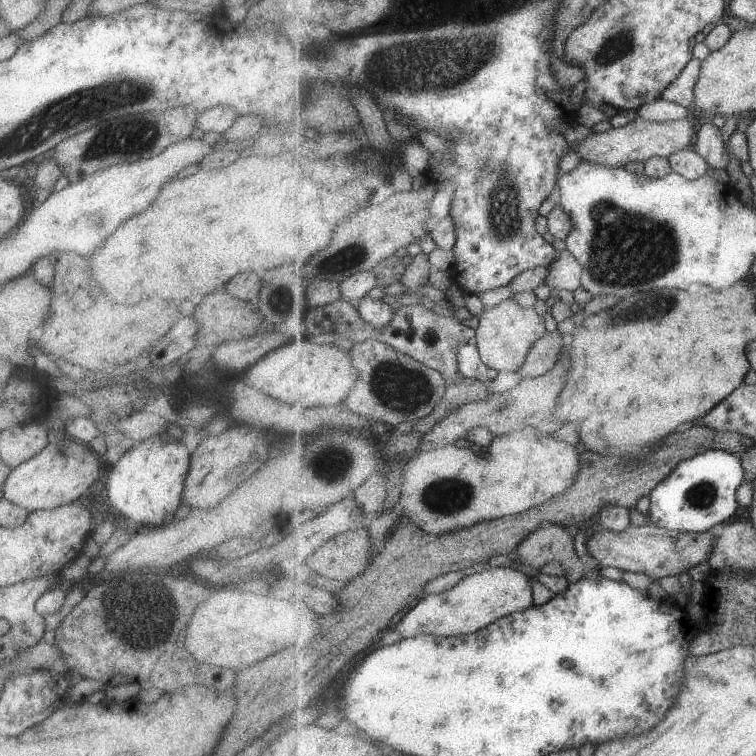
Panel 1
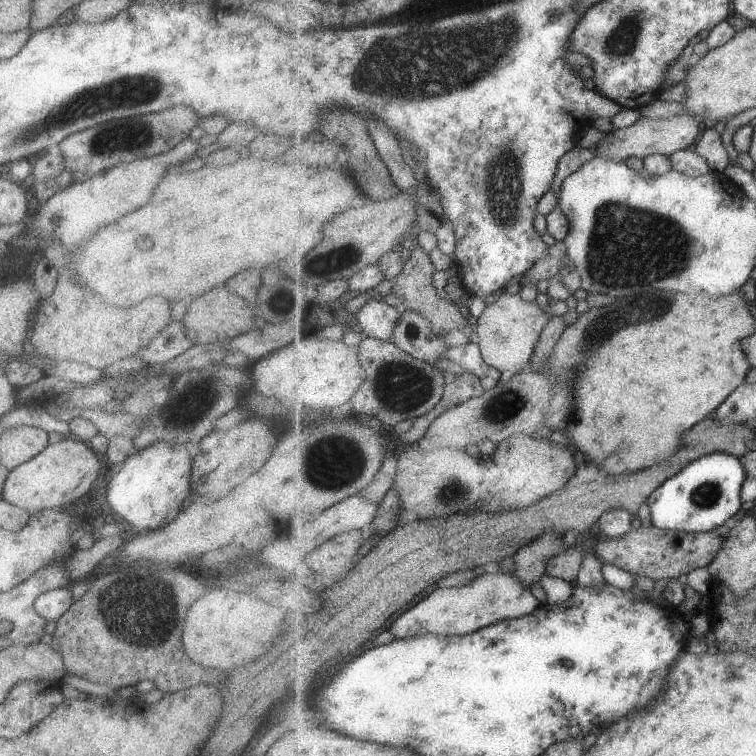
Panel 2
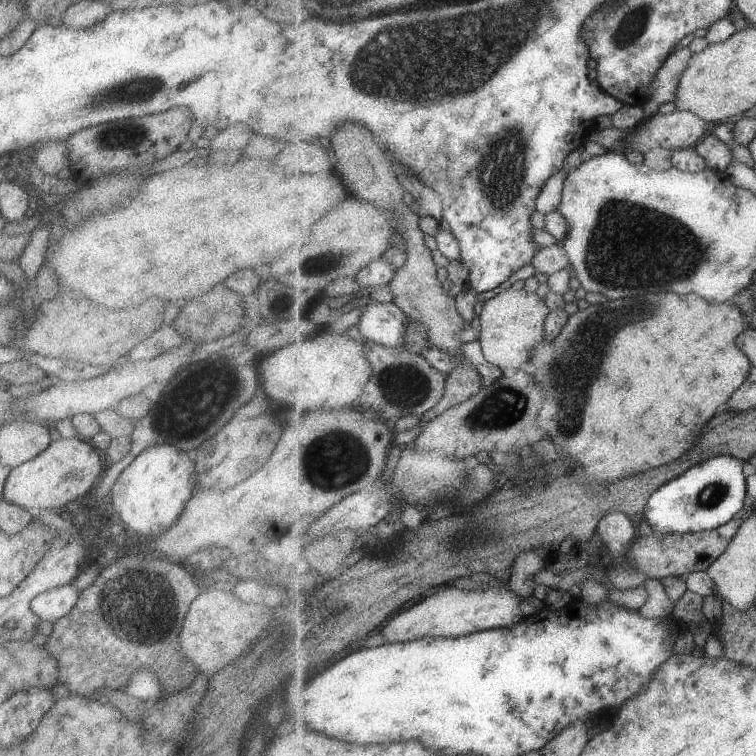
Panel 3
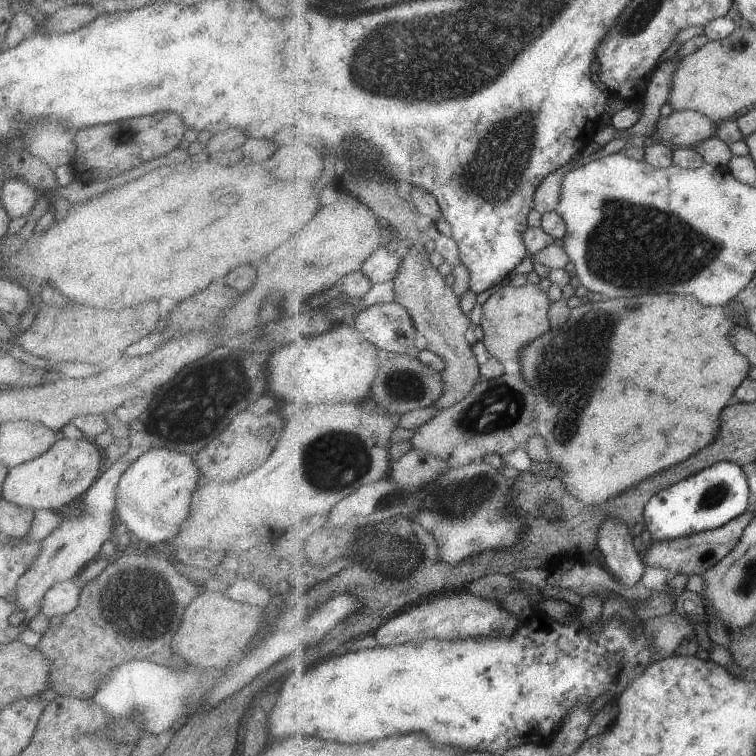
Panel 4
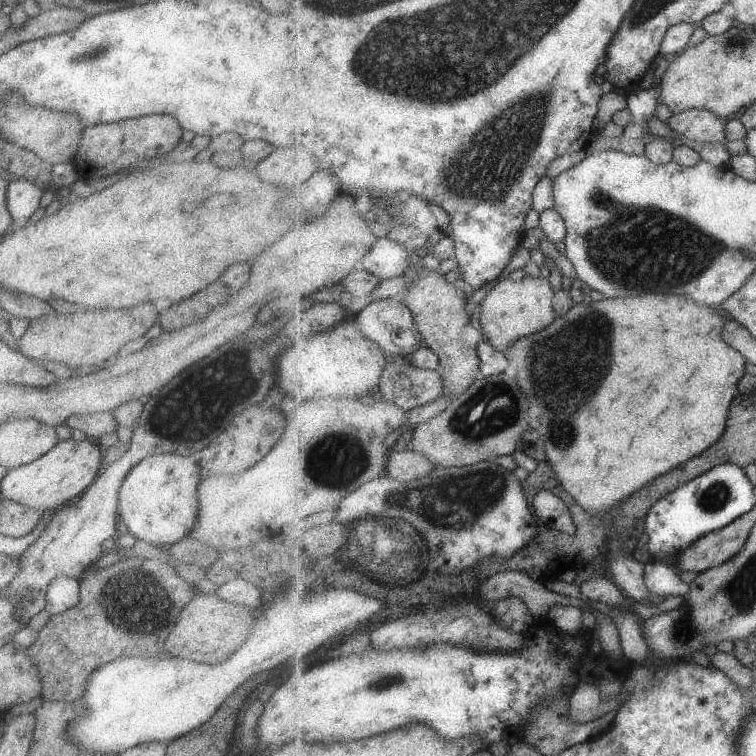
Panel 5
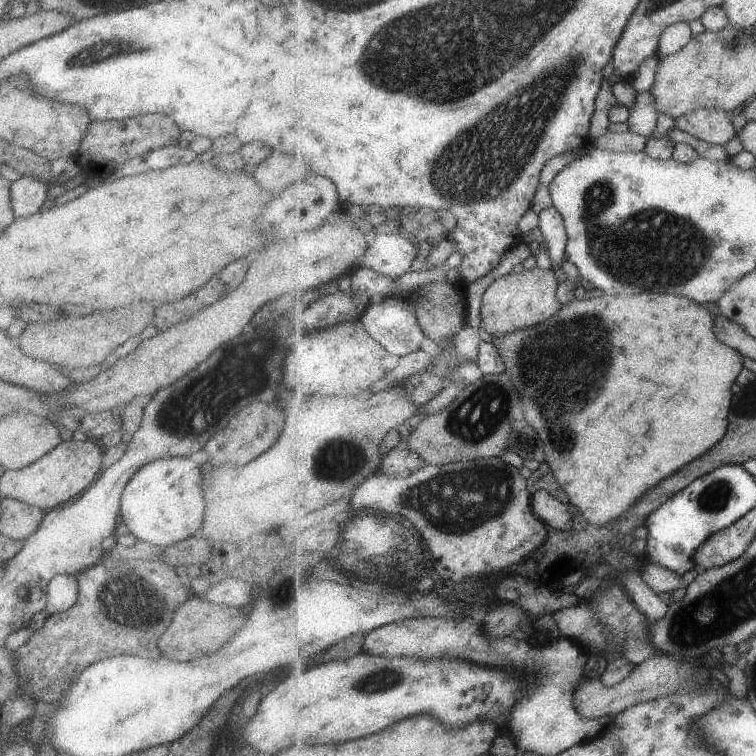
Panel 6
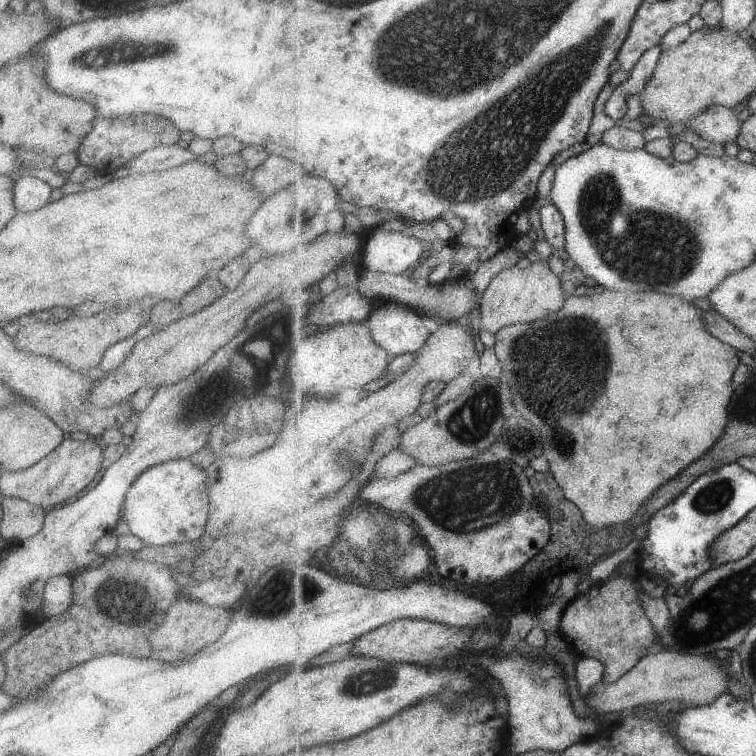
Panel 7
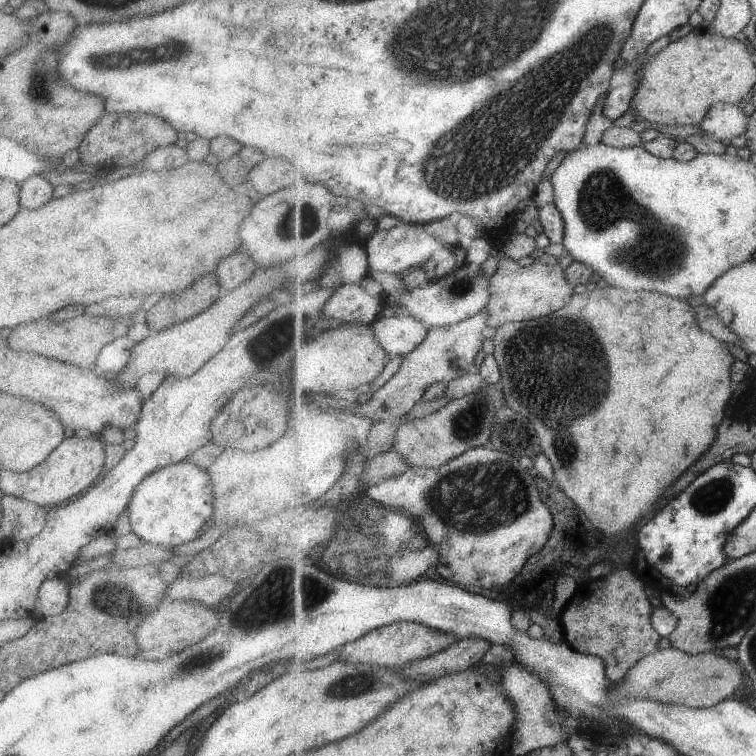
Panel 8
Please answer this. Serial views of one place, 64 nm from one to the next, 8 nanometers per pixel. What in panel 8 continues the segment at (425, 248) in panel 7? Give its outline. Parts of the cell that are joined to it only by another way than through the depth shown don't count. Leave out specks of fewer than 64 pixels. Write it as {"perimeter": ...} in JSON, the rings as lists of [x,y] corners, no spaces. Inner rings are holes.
{"perimeter":[[[404,221],[401,226],[391,228],[390,230],[371,230],[371,236],[367,242],[367,252],[370,258],[370,274],[390,273],[394,277],[405,274],[408,268],[414,266],[416,268],[424,266],[437,252],[437,248],[444,244],[435,236],[425,232],[425,226],[419,223],[408,223]]]}

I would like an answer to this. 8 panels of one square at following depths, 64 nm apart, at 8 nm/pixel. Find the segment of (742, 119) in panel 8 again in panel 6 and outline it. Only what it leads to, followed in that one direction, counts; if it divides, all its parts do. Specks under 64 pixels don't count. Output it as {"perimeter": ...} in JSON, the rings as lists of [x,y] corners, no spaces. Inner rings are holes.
{"perimeter":[[[697,109],[691,113],[684,114],[683,117],[674,119],[674,126],[705,142],[714,145],[724,145],[727,144],[733,136],[737,136],[738,134],[735,133],[735,128],[733,128],[733,124],[730,122],[732,118],[733,114],[725,113],[717,109]]]}

